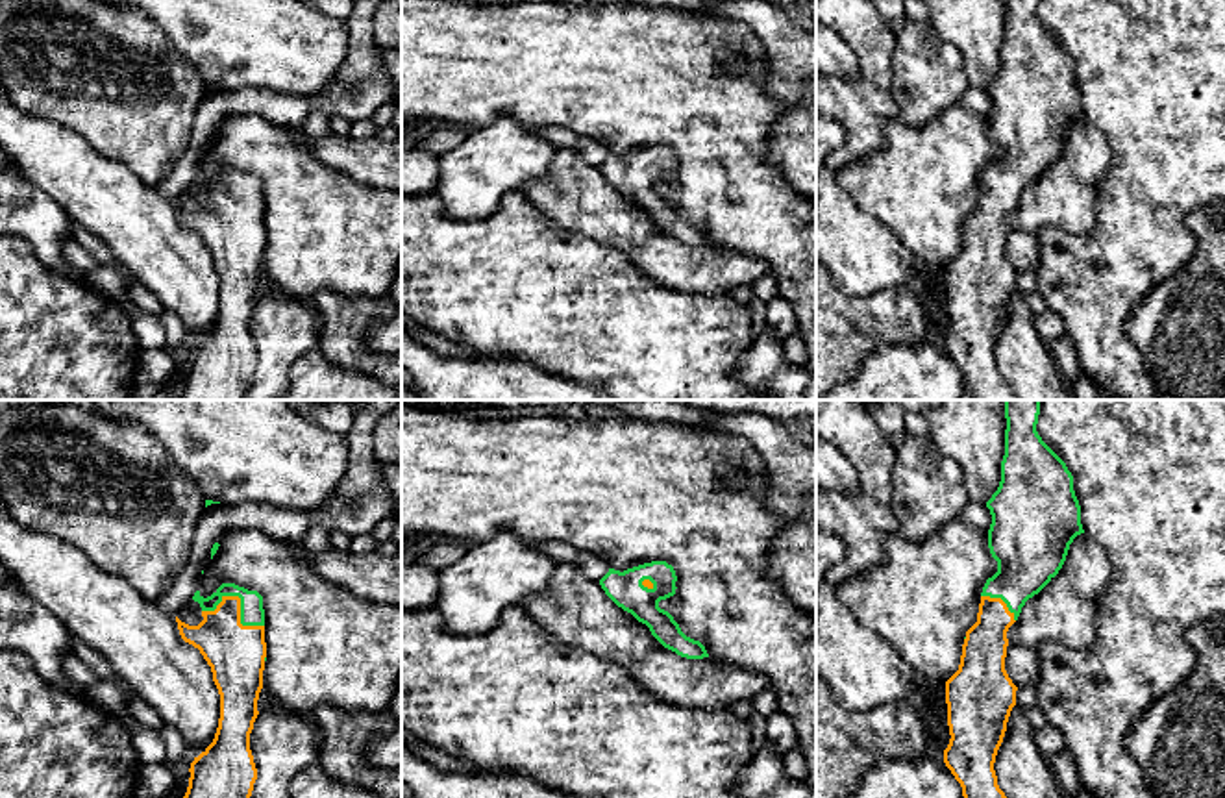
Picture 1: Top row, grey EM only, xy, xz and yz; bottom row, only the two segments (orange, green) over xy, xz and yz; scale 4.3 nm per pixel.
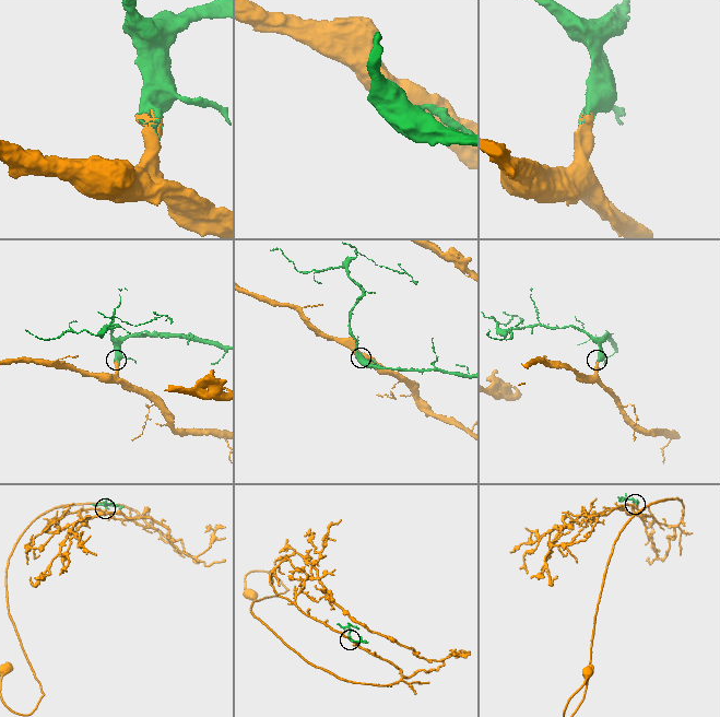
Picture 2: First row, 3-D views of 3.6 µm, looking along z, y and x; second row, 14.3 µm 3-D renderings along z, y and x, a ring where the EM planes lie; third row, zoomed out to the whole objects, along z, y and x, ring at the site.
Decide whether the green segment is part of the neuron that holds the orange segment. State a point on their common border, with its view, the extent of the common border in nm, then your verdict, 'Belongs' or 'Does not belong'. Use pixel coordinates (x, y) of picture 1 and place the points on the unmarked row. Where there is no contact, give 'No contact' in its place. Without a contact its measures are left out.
Touches orange at xy (239, 187). Shared border 280 nm. Belongs

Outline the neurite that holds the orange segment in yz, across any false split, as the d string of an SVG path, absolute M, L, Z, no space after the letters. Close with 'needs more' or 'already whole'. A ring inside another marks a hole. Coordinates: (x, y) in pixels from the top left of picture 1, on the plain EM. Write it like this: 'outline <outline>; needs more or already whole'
outline M1005 0L1005 4L1001 67L986 87L992 100L988 133L997 146L997 157L983 172L977 207L966 217L959 256L946 267L951 324L944 335L944 348L962 372L960 400L1018 400L999 374L994 355L1018 276L1005 256L1007 217L1025 187L1058 159L1073 124L1084 118L1073 61L1038 20L1038 0Z; needs more

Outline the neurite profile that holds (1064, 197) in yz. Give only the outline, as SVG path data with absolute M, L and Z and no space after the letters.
M1081 118L1070 130L1058 159L1025 187L1008 213L1008 230L1038 235L1042 228L1058 228L1088 235L1097 222L1099 181L1112 152L1101 130Z

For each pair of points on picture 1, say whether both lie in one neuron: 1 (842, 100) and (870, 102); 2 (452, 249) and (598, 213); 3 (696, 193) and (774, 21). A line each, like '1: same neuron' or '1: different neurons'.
1: same neuron
2: different neurons
3: different neurons

